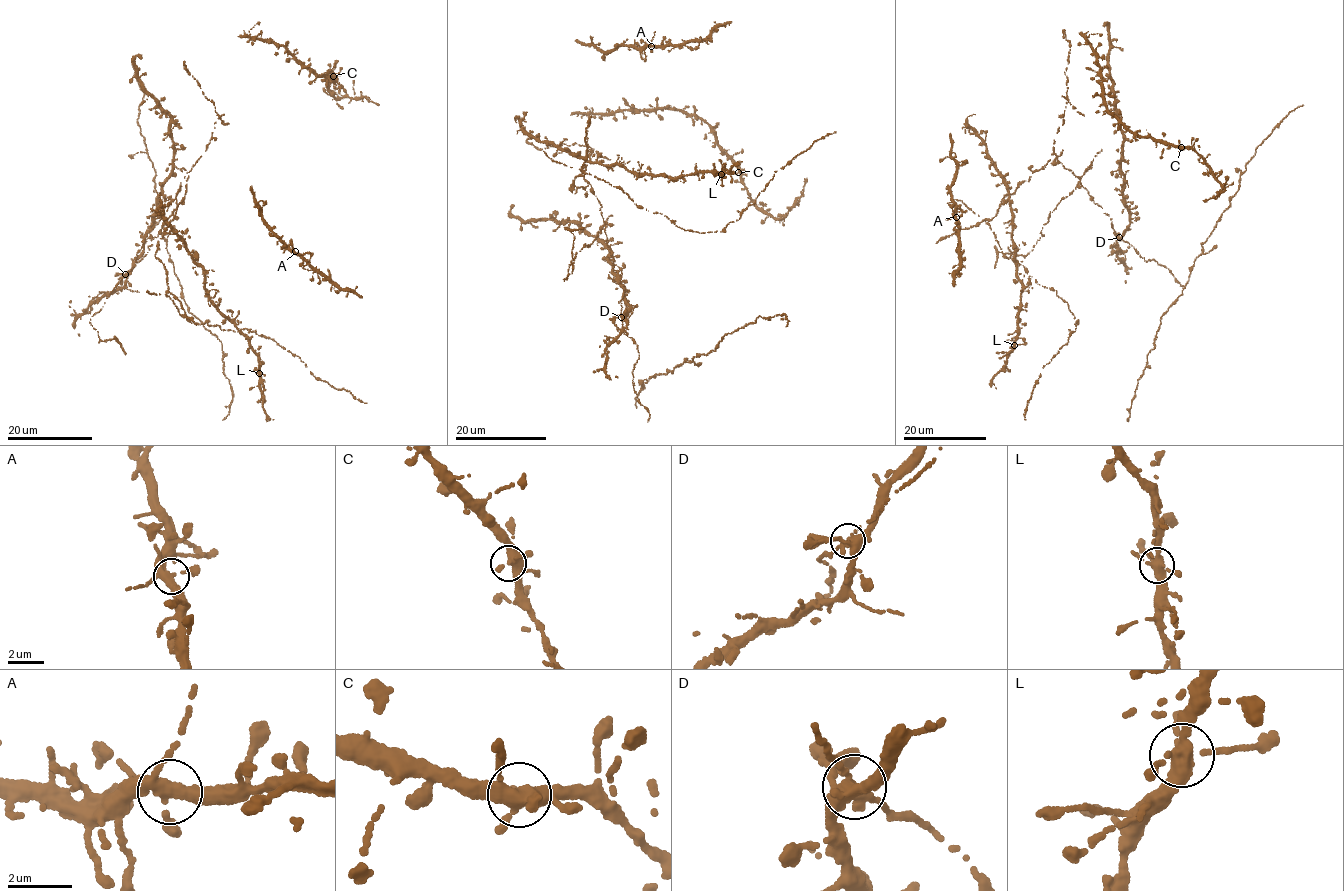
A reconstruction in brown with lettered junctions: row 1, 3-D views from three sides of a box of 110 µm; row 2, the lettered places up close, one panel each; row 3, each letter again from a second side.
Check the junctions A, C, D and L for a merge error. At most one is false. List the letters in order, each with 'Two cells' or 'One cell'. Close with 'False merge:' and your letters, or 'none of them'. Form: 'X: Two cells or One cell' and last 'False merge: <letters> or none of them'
A: One cell
C: One cell
D: Two cells
L: One cell
False merge: D

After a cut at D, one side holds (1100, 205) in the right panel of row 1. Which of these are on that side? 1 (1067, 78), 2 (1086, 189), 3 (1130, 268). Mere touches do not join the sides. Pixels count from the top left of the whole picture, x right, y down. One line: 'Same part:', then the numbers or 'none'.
Same part: 1, 2

